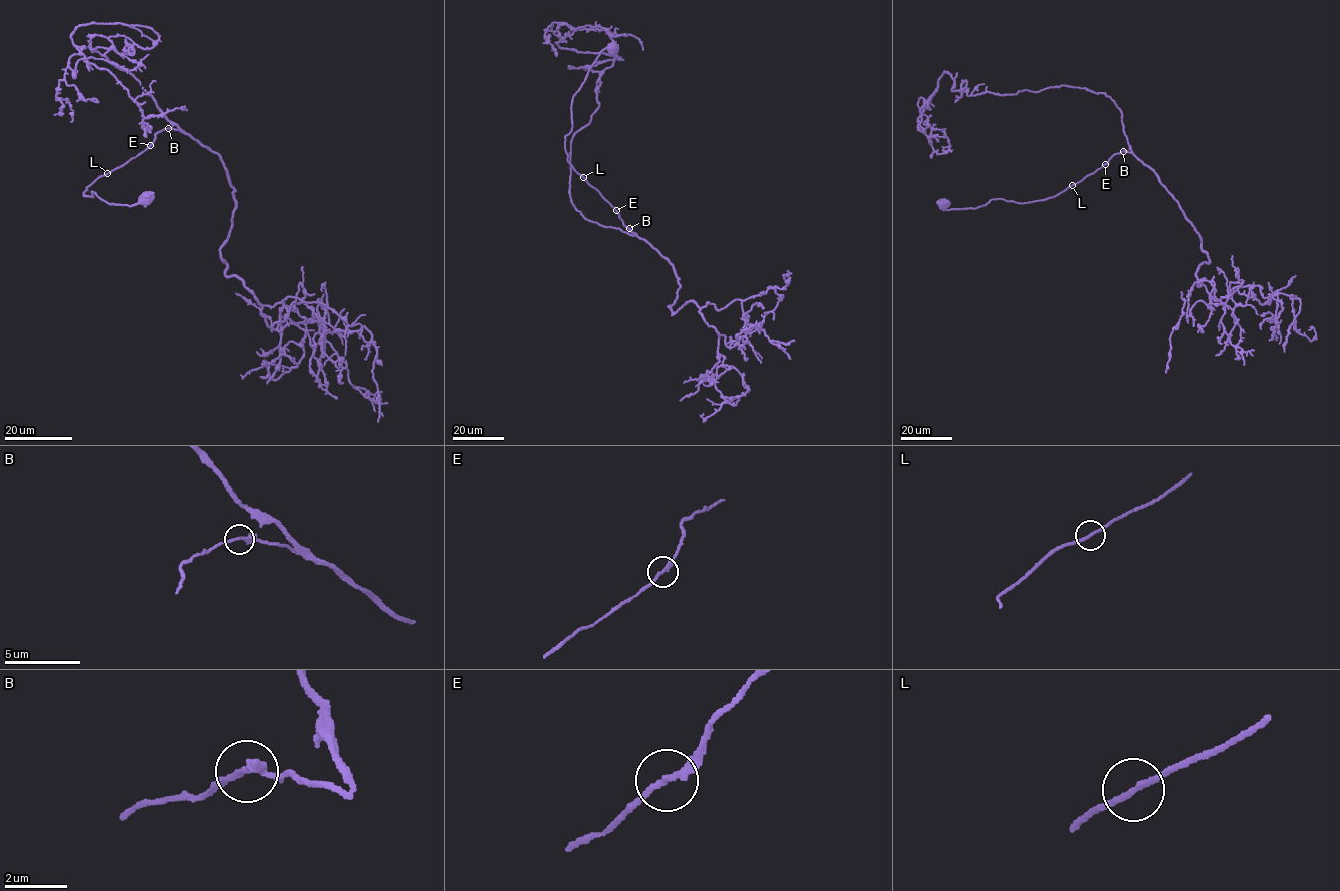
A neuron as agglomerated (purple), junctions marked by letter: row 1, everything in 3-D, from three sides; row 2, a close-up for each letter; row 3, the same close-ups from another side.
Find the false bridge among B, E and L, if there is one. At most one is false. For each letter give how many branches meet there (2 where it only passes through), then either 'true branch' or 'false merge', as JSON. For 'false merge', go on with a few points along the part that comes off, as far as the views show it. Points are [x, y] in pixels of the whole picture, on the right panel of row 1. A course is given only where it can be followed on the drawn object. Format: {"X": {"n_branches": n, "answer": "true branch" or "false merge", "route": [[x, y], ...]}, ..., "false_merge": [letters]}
{"B": {"n_branches": 2, "answer": "true branch"}, "E": {"n_branches": 2, "answer": "true branch"}, "L": {"n_branches": 2, "answer": "true branch"}, "false_merge": []}

